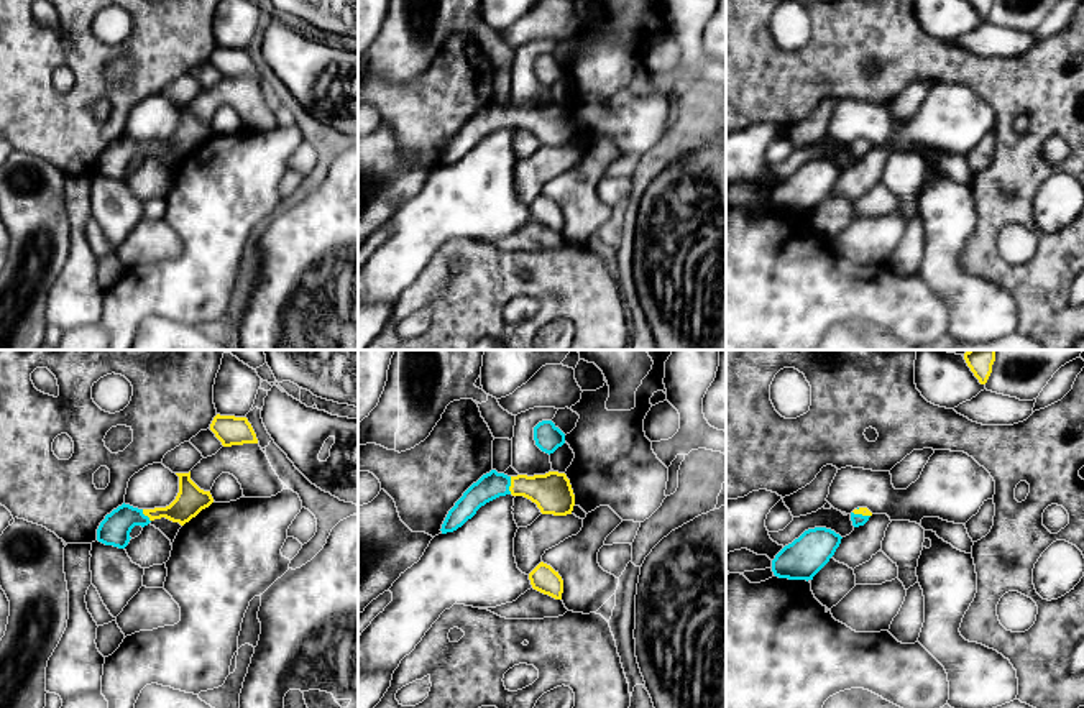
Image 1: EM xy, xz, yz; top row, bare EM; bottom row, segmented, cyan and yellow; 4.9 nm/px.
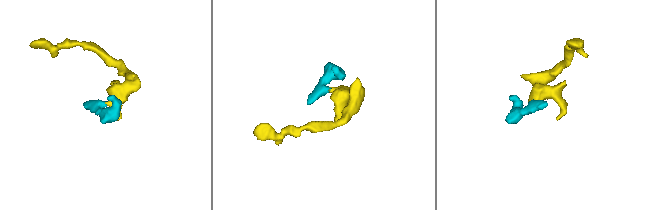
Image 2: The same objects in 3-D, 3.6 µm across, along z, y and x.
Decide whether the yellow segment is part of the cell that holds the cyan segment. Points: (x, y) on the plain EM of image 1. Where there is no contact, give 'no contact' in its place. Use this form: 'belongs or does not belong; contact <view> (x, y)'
belongs; contact xz (509, 117)

